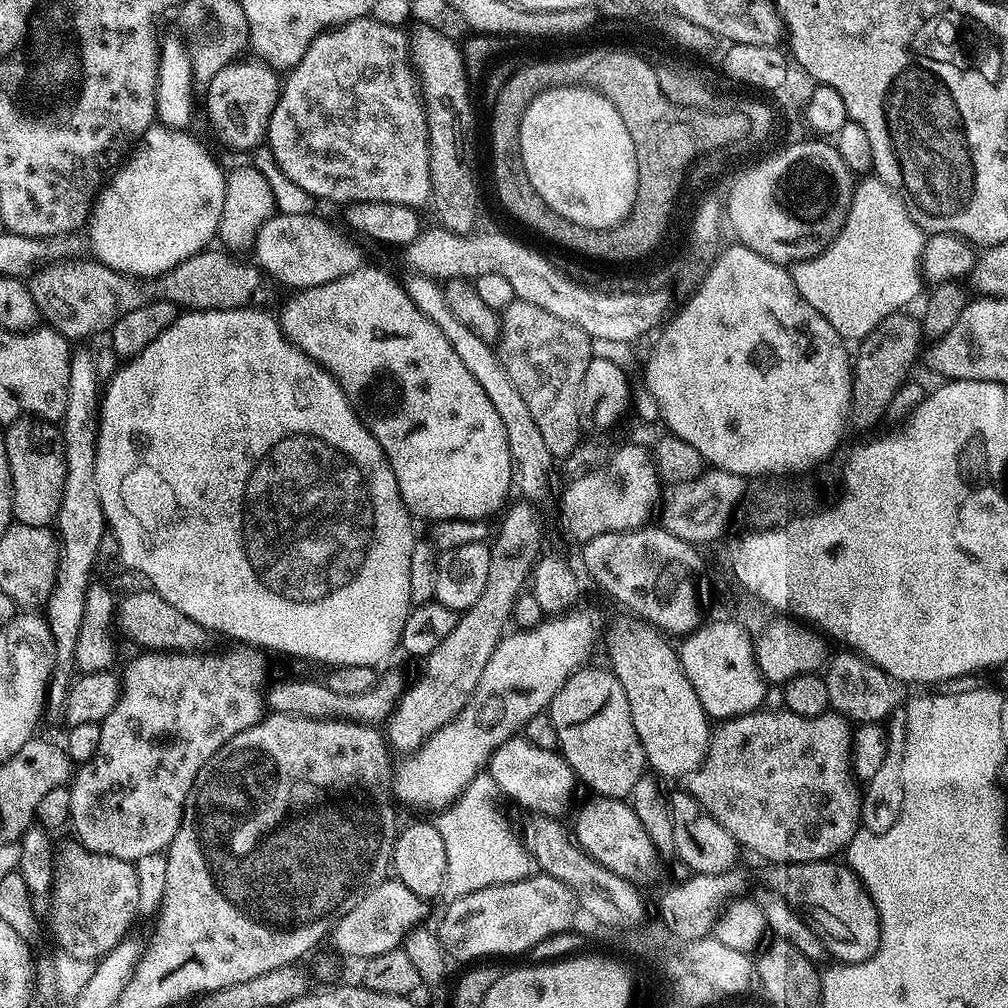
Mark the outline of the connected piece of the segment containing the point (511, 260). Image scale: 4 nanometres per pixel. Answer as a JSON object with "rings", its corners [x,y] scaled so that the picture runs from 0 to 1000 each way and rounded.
{"rings":[[[434,224],[420,229],[413,237],[412,241],[405,244],[403,253],[410,262],[412,269],[418,274],[428,274],[437,280],[454,278],[457,276],[471,276],[478,272],[498,272],[498,276],[506,279],[506,284],[510,284],[510,292],[514,298],[521,298],[545,312],[550,312],[550,315],[558,315],[558,319],[565,319],[573,323],[581,332],[588,337],[600,336],[606,339],[631,339],[634,333],[639,333],[660,320],[659,312],[663,306],[663,290],[653,291],[636,288],[616,288],[617,290],[586,290],[579,282],[574,282],[571,278],[566,278],[563,274],[559,274],[542,255],[536,250],[531,250],[528,246],[523,246],[516,238],[511,238],[508,234],[503,234],[500,230],[480,230],[477,234],[465,232],[455,234],[449,230],[444,230],[439,224]]]}

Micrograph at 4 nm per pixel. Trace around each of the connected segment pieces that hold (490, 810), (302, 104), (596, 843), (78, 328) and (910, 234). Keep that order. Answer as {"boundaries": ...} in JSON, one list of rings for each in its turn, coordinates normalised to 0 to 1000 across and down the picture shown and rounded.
{"boundaries":[[[[477,765],[459,788],[434,809],[437,811],[432,811],[435,827],[438,827],[438,835],[442,835],[442,885],[445,890],[470,887],[491,877],[509,877],[533,864],[528,848],[520,842],[519,832],[508,826],[507,819],[492,803],[492,790],[494,783],[488,767]]],[[[358,18],[348,20],[342,24],[337,24],[333,28],[326,28],[300,54],[300,62],[296,62],[281,76],[278,96],[272,105],[272,113],[266,122],[266,134],[264,145],[272,153],[280,173],[292,181],[292,185],[300,185],[314,199],[325,198],[345,198],[350,196],[368,196],[370,199],[379,202],[398,202],[404,206],[414,208],[420,207],[420,202],[430,197],[429,177],[427,171],[427,149],[425,139],[419,134],[418,128],[424,124],[425,112],[422,100],[419,98],[419,87],[415,82],[415,74],[409,61],[409,49],[407,47],[407,36],[401,28],[383,26],[383,22],[375,22],[368,18]]],[[[603,790],[586,793],[572,804],[571,814],[565,817],[565,824],[575,842],[618,873],[636,875],[641,872],[653,854],[653,846],[641,823],[637,823],[637,815],[633,815],[633,808],[629,808],[626,797],[607,794]]],[[[203,248],[177,260],[156,274],[126,274],[94,256],[75,261],[57,260],[42,266],[31,275],[32,295],[41,314],[68,339],[83,339],[94,329],[106,330],[129,308],[149,304],[149,300],[169,300],[176,307],[191,310],[232,308],[261,303],[266,294],[267,279],[253,261],[233,258],[225,249]]],[[[857,177],[848,184],[848,190],[845,193],[845,202],[842,205],[841,215],[833,231],[827,235],[825,241],[816,246],[810,254],[804,255],[802,258],[792,259],[785,263],[784,269],[788,276],[788,284],[792,284],[792,292],[796,292],[796,296],[800,296],[800,300],[804,300],[804,304],[808,304],[808,308],[812,308],[812,312],[815,312],[815,315],[819,315],[819,319],[823,319],[823,323],[827,323],[827,327],[838,339],[852,339],[865,330],[867,323],[871,323],[871,319],[875,319],[875,315],[900,307],[902,305],[901,301],[912,292],[913,278],[915,279],[915,259],[917,257],[918,241],[918,230],[910,224],[907,220],[907,216],[903,216],[901,206],[897,202],[897,199],[893,197],[892,190],[884,187],[881,183],[877,183],[871,177]]]]}

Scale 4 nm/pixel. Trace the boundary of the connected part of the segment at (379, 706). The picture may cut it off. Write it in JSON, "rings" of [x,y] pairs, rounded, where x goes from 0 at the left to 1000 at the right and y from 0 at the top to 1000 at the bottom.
{"rings":[[[385,667],[376,672],[373,676],[373,683],[364,686],[363,688],[331,688],[324,678],[313,675],[278,675],[275,679],[267,678],[260,693],[267,707],[288,708],[289,710],[303,710],[313,714],[324,712],[342,712],[344,714],[356,714],[362,718],[370,720],[384,715],[393,698],[397,694],[397,689],[401,688],[403,675],[400,675],[393,667]]]}

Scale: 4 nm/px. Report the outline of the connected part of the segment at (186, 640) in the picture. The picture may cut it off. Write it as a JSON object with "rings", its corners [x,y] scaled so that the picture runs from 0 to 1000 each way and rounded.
{"rings":[[[144,585],[144,587],[131,587],[123,596],[121,594],[114,600],[114,622],[119,622],[129,631],[133,638],[143,643],[151,643],[156,648],[185,647],[188,649],[202,649],[207,646],[206,638],[212,635],[211,628],[202,623],[192,613],[185,613],[181,605],[169,601],[165,593],[157,588]]]}

